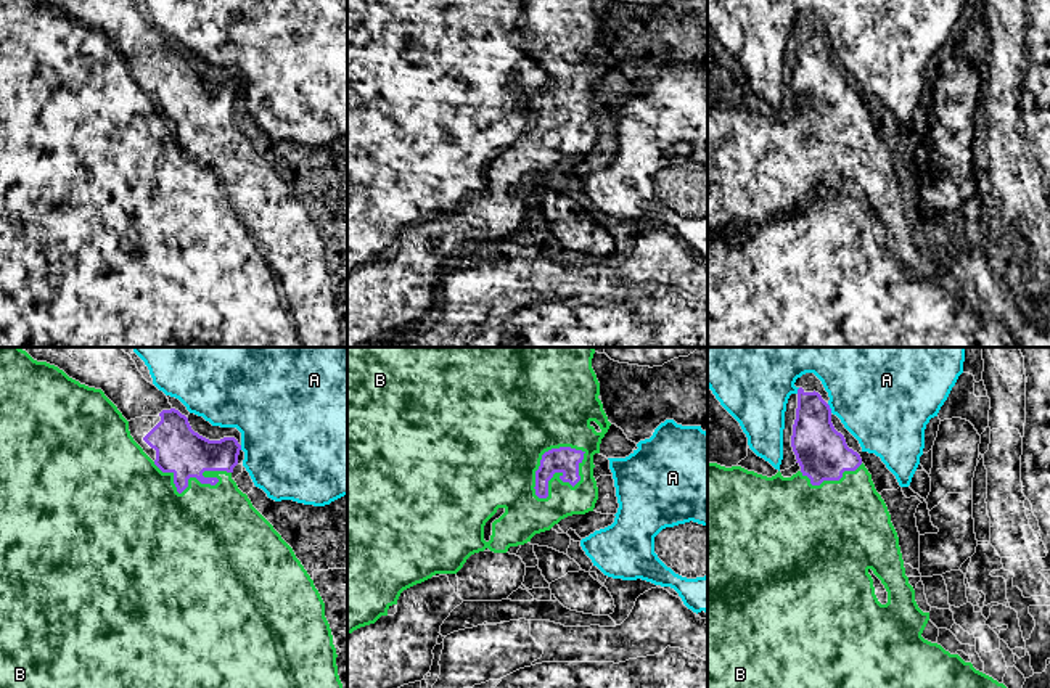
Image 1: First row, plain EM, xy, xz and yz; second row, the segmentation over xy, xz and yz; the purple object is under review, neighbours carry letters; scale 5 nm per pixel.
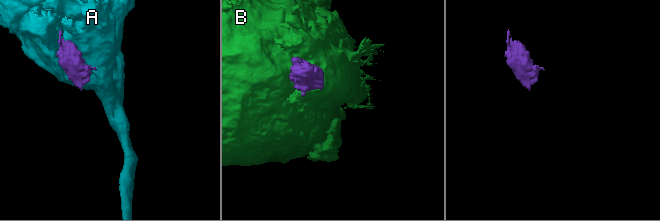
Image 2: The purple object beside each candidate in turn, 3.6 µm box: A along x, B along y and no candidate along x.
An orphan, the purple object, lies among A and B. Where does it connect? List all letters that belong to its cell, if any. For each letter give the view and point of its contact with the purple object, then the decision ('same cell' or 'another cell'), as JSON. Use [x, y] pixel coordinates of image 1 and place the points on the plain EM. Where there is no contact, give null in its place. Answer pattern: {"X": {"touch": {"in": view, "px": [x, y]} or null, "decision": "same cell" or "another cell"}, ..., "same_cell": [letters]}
{"A": {"touch": {"in": "yz", "px": [830, 49]}, "decision": "another cell"}, "B": {"touch": {"in": "xz", "px": [544, 94]}, "decision": "same cell"}, "same_cell": ["B"]}

